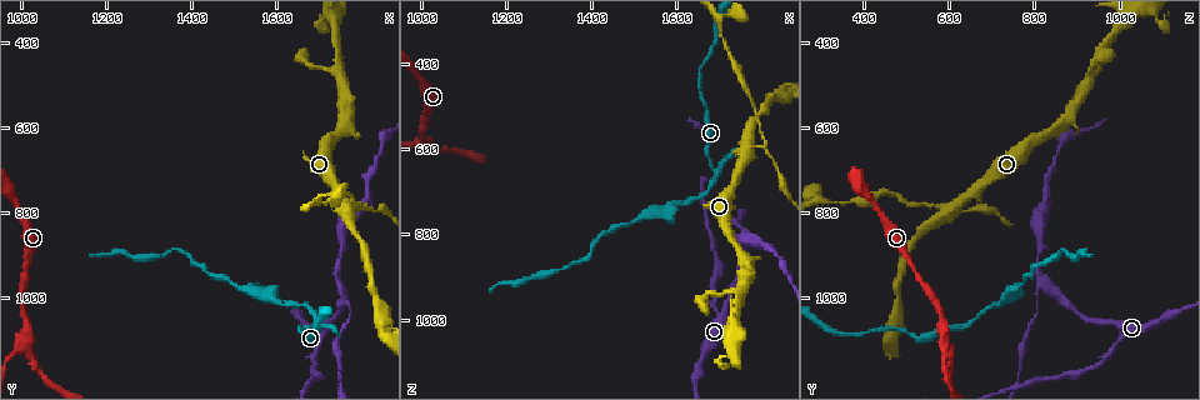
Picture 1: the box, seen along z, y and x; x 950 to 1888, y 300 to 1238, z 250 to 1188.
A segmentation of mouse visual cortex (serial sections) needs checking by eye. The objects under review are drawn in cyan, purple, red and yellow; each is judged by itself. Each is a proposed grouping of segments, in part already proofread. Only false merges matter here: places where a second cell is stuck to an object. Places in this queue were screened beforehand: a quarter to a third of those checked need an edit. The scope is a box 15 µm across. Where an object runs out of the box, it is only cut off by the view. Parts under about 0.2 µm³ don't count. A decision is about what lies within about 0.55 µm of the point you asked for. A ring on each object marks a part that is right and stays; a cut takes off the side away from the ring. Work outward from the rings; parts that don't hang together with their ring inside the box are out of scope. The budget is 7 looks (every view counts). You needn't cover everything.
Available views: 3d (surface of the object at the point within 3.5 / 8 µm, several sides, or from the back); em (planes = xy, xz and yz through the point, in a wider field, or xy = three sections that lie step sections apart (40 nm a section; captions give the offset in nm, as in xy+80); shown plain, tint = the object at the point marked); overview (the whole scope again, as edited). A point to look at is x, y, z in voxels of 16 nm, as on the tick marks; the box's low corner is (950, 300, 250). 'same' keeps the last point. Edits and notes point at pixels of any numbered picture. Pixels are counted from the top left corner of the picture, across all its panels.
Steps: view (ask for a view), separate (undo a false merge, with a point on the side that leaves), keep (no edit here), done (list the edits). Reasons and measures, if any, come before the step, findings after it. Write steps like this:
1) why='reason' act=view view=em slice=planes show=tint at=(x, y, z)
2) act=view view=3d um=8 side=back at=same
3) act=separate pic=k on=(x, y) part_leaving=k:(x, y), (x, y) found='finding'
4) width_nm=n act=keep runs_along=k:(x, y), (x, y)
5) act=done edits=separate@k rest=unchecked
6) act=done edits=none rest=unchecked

act=view view=3d um=3.5 side=back at=(1765, 790, 595)

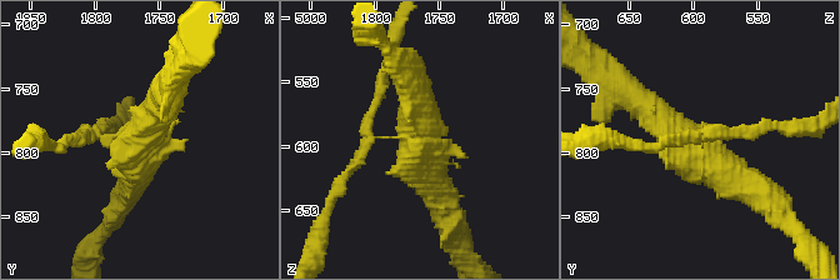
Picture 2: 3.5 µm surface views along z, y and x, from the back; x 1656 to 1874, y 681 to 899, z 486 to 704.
arms=3 arm_widths_nm=150,400,400 why='need the tissue' act=view view=em slice=xy step=5 show=tint at=(1766, 794, 596)

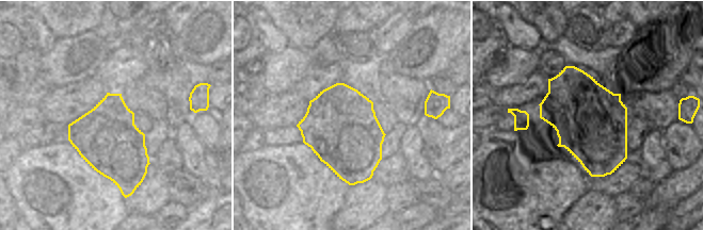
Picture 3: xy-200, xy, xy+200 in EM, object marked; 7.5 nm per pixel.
act=separate pic=2 on=(105, 129) part_leaving=2:(701, 136), (798, 129) found='a second cell is stuck on'

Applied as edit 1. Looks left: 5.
why='see it whole again' act=view view=overview

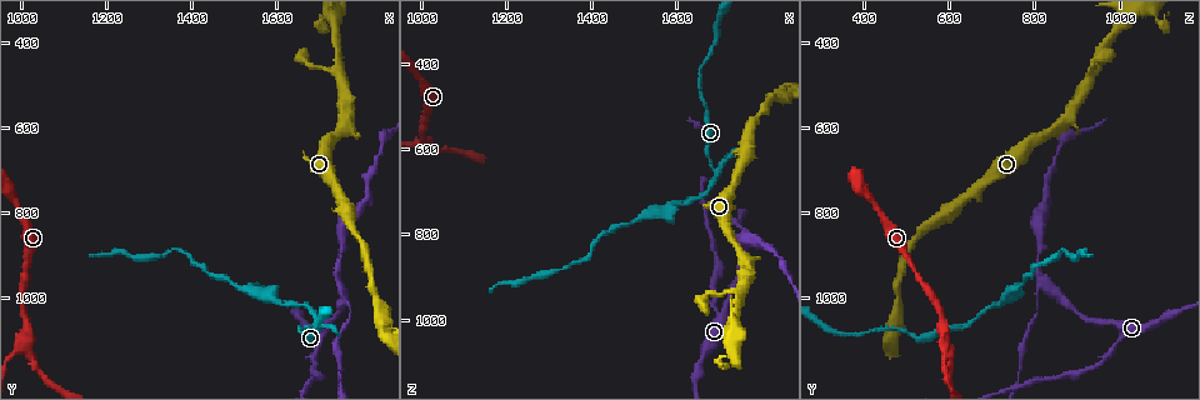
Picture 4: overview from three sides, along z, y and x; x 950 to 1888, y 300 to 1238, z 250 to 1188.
why='three arms meet' act=view view=3d um=3.5 at=(1745, 970, 830)

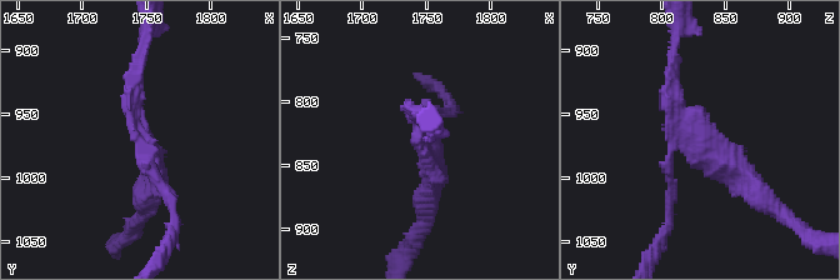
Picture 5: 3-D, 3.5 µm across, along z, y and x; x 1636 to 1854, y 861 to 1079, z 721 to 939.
arms=3 arm_widths_nm=150,200,250 why='need the tissue' act=view view=em slice=xy step=5 show=tint at=(1746, 966, 822)

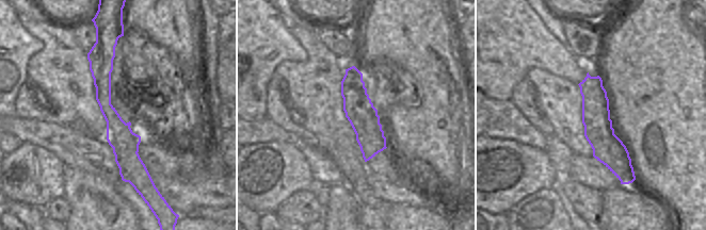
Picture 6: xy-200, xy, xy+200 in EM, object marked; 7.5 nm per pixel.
width_nm=220 act=separate pic=5 on=(669, 201) part_leaving=5:(669, 163), (669, 229), (650, 259) found='a second cell is stuck on'

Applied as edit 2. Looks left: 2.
why='a narrow waist' act=view view=3d um=3.5 at=(1690, 1065, 650)

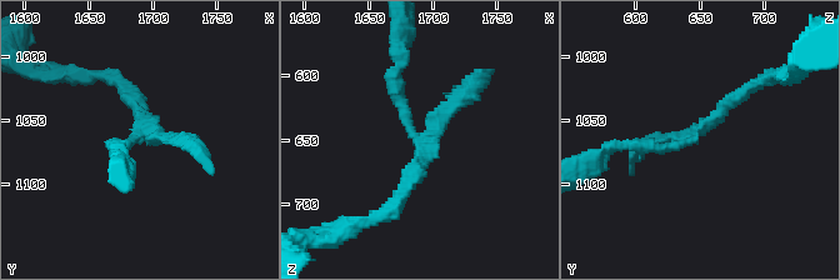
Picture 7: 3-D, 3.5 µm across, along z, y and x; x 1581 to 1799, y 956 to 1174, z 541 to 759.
why='shape alone is not enough' act=view view=em slice=xy step=3 show=tint at=(1690, 1062, 644)

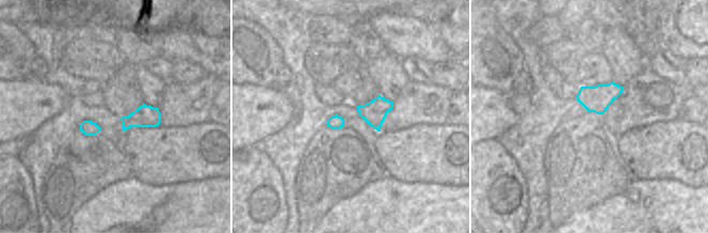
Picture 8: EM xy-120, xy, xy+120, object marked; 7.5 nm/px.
act=separate pic=7 on=(451, 104) part_leaving=7:(423, 138), (408, 189), (369, 221) found='a second cell is stuck on'

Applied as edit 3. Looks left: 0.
act=done edits=separate@2,separate@5,separate@7 rest=unchecked

